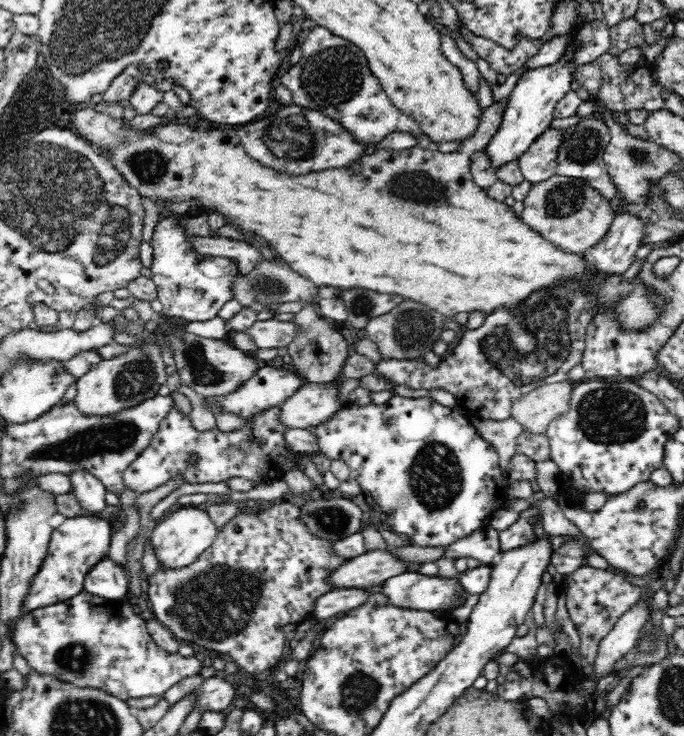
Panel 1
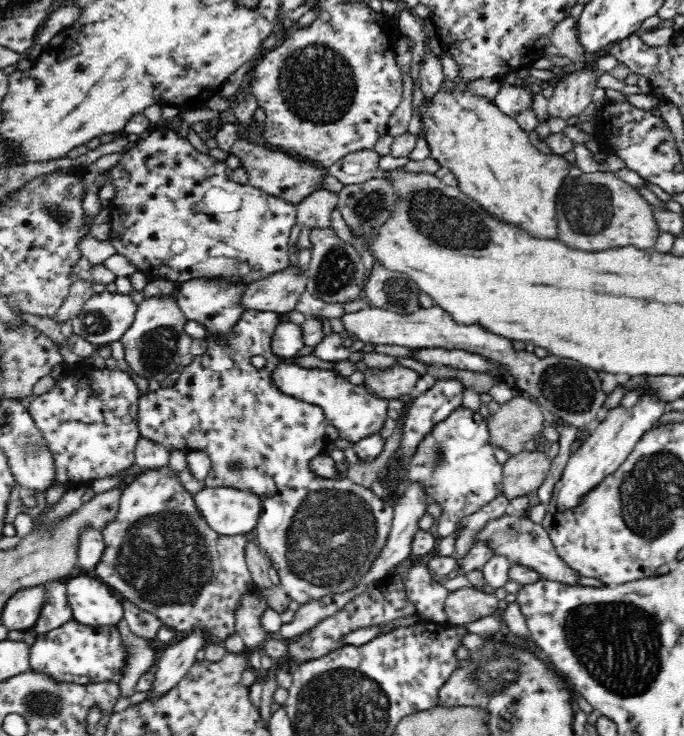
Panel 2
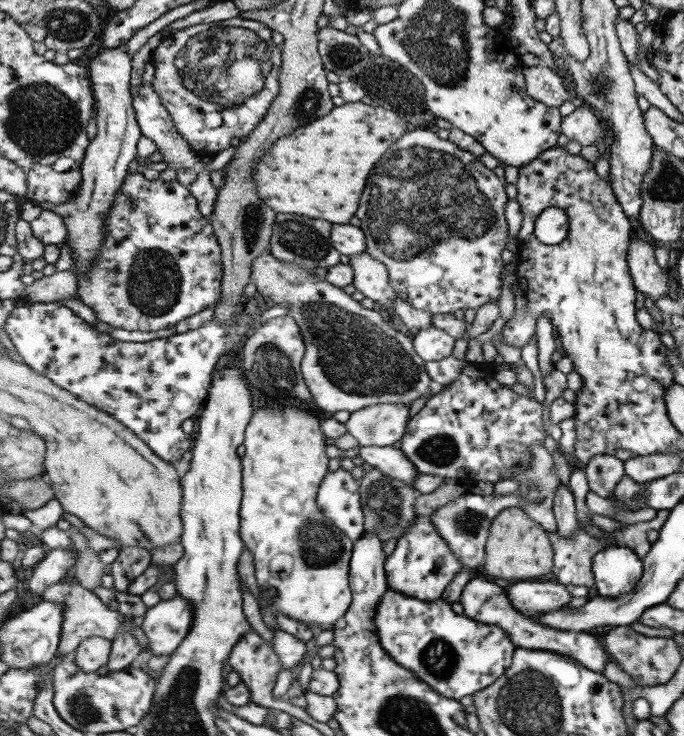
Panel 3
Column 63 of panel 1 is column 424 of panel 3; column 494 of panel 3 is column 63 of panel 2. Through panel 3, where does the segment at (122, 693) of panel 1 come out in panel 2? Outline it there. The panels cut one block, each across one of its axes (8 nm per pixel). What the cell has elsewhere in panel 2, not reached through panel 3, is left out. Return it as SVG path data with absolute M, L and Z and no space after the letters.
M69 620L61 627L50 629L48 632L36 636L29 647L29 664L32 672L36 675L44 675L46 679L58 684L79 684L88 686L88 684L104 684L113 682L119 684L122 682L127 667L129 666L130 649L124 643L124 637L120 633L118 625L86 625L76 621Z

